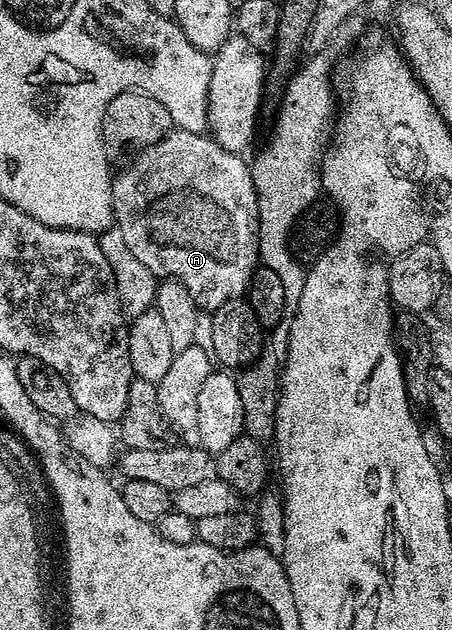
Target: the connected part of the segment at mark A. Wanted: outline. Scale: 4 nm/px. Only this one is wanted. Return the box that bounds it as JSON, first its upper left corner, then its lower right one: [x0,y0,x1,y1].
[112,130,260,313]

